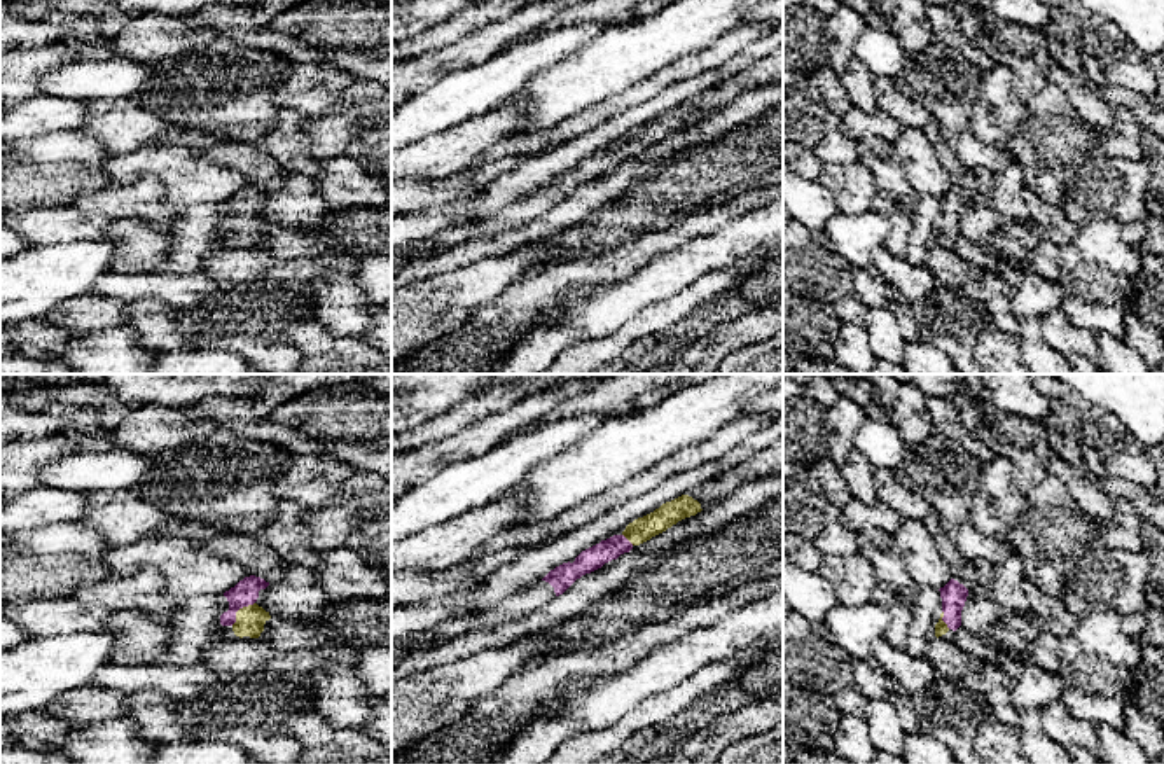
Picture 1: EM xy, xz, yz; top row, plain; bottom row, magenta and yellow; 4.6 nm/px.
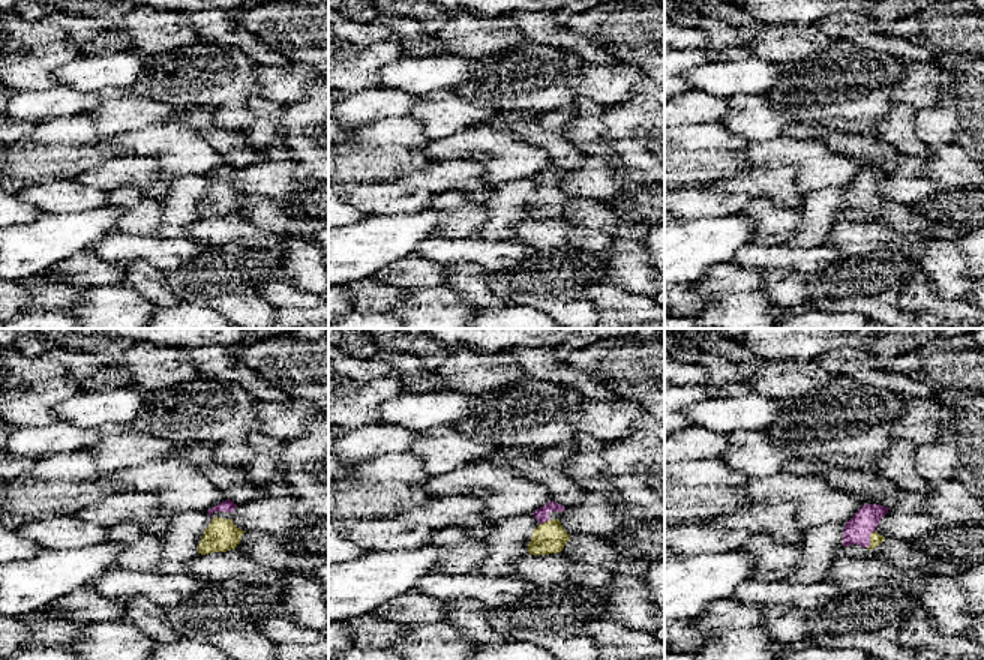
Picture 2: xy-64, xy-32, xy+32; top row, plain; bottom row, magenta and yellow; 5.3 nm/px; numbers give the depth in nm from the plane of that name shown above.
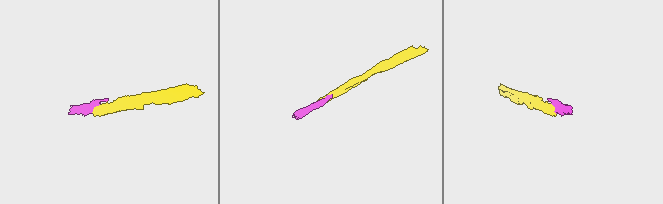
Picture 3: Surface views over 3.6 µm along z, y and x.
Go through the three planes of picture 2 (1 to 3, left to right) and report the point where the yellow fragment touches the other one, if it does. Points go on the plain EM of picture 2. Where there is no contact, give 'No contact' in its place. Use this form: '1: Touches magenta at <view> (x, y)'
1: No contact
2: Touches magenta at xy-32 (543, 186)
3: Touches magenta at xy+32 (869, 203)

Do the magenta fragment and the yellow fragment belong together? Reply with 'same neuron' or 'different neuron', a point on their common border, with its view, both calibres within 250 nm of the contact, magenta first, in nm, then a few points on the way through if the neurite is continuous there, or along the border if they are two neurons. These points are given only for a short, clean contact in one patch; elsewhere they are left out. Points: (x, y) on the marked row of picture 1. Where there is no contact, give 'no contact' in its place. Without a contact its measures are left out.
same neuron; contact xy (238, 609); calibres 120 and 130 nm; way xy (245, 593), (238, 609), (250, 619)

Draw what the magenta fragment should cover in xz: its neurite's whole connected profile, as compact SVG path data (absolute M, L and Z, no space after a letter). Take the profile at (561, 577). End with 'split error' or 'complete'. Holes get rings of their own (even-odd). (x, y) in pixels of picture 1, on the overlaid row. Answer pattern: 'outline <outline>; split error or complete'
outline M682 495L662 504L654 512L634 519L620 535L613 535L599 544L582 551L573 563L563 563L551 570L542 580L502 600L495 607L439 622L432 631L411 635L393 647L398 650L428 649L446 643L458 636L493 629L500 624L526 617L544 607L552 598L563 594L577 579L601 568L605 563L617 559L652 537L666 531L678 521L701 512L701 504L689 495Z; split error

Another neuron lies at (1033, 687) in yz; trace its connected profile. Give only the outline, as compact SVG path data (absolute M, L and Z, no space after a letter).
M1026 663L1012 680L1010 699L1019 712L1042 710L1061 699L1063 691L1064 685L1059 673L1049 673L1033 663Z

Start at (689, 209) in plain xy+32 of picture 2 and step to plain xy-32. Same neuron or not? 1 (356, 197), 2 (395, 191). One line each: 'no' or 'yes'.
1: yes
2: yes

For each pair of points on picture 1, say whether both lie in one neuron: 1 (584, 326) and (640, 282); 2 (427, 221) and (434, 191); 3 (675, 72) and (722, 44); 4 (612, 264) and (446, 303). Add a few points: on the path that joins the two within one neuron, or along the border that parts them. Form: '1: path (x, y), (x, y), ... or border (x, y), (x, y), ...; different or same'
1: path (598, 315), (626, 296); same
2: border (469, 193), (409, 214); different
3: path (687, 67), (710, 56); same
4: border (542, 270), (525, 275), (484, 306); different

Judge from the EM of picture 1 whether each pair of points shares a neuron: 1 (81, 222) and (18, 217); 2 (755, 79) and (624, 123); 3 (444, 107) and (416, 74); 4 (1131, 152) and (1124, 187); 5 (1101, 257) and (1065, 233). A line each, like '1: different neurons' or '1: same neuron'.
1: same neuron
2: different neurons
3: different neurons
4: different neurons
5: different neurons

